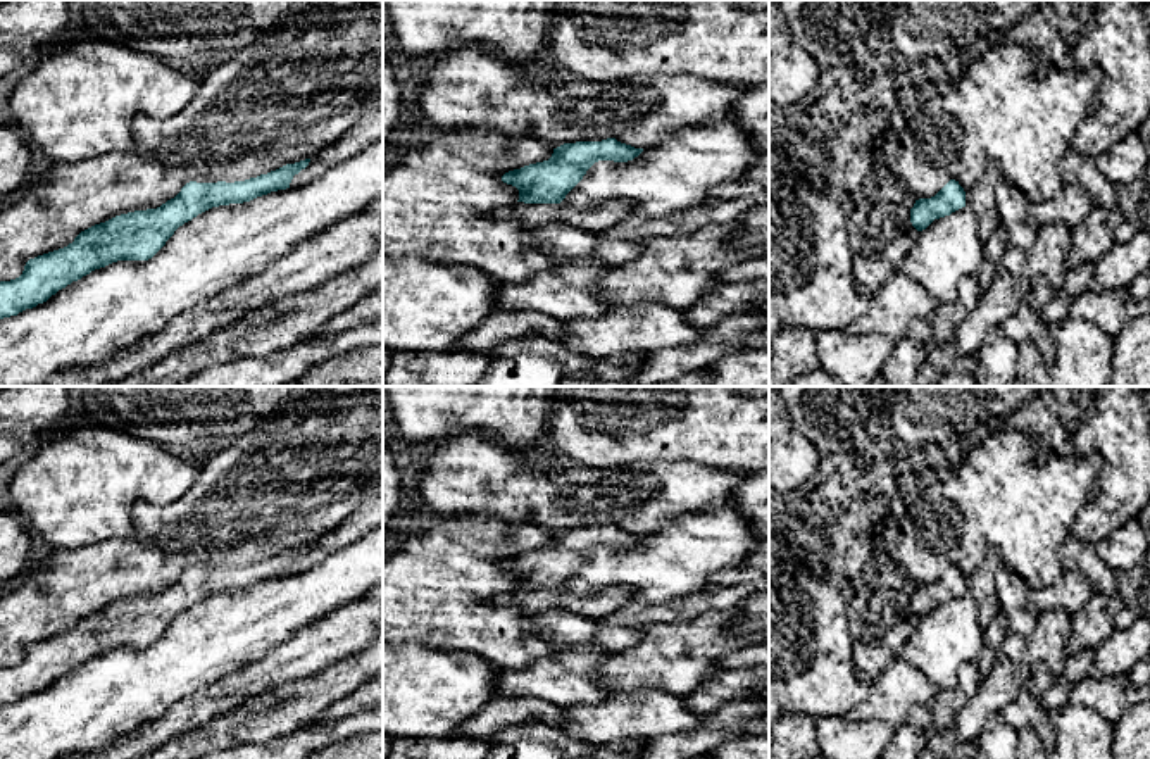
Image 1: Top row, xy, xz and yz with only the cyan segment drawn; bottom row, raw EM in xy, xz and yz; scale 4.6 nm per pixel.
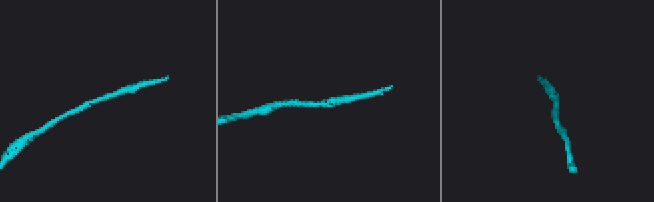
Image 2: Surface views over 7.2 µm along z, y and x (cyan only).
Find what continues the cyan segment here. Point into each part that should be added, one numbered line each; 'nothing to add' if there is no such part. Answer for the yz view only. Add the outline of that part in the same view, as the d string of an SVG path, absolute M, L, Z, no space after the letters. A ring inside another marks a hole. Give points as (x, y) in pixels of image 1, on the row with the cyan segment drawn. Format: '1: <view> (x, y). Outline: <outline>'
nothing to add

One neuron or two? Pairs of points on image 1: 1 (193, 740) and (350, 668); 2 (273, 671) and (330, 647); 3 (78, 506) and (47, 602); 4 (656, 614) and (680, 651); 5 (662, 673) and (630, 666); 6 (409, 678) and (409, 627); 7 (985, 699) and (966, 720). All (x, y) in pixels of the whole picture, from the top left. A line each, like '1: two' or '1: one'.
1: one
2: one
3: two
4: two
5: one
6: two
7: one

